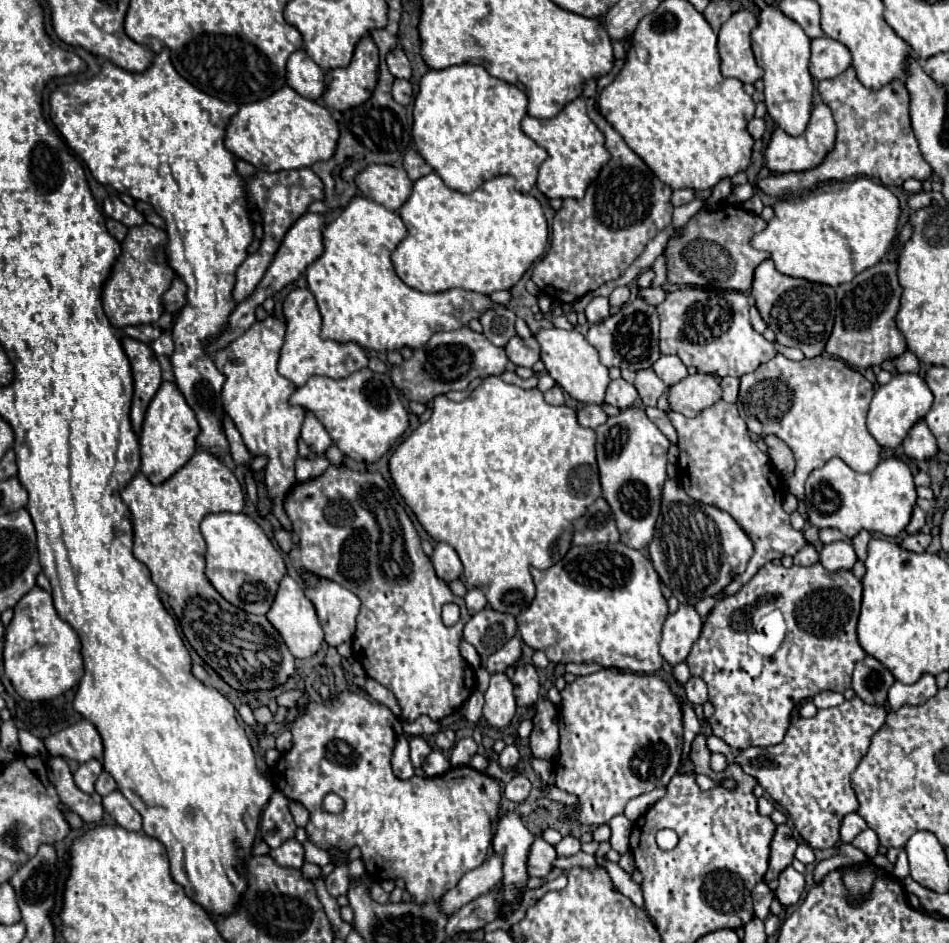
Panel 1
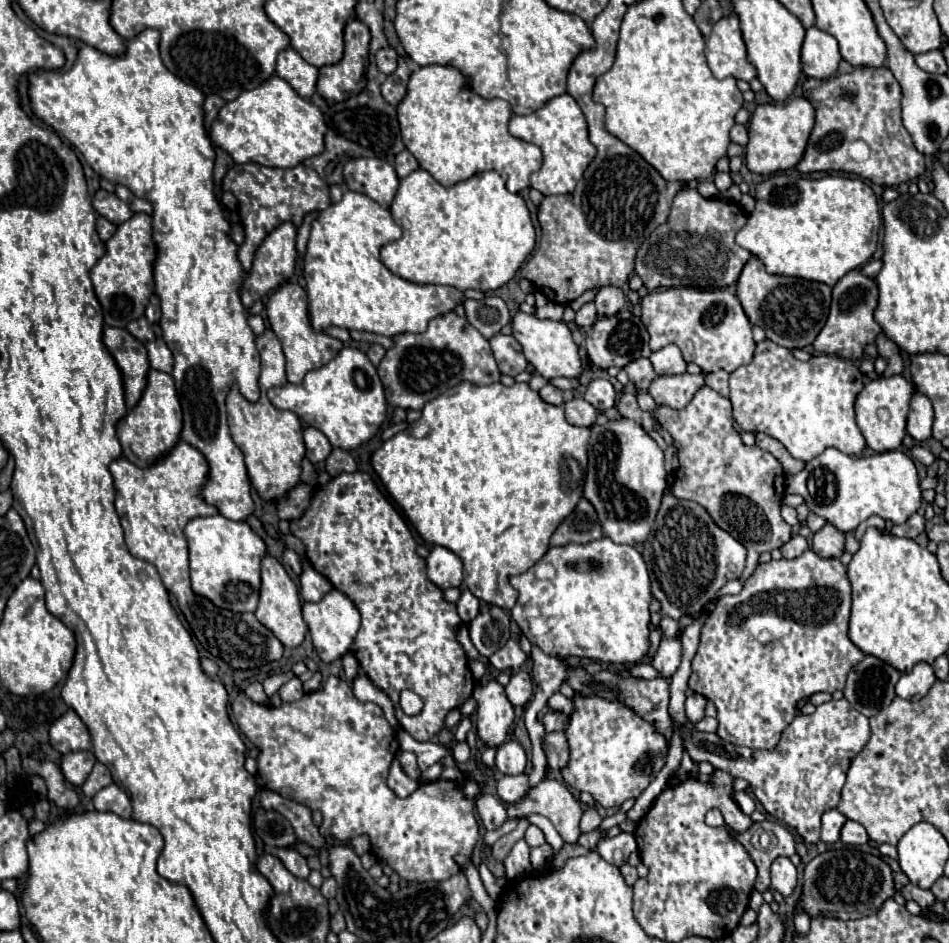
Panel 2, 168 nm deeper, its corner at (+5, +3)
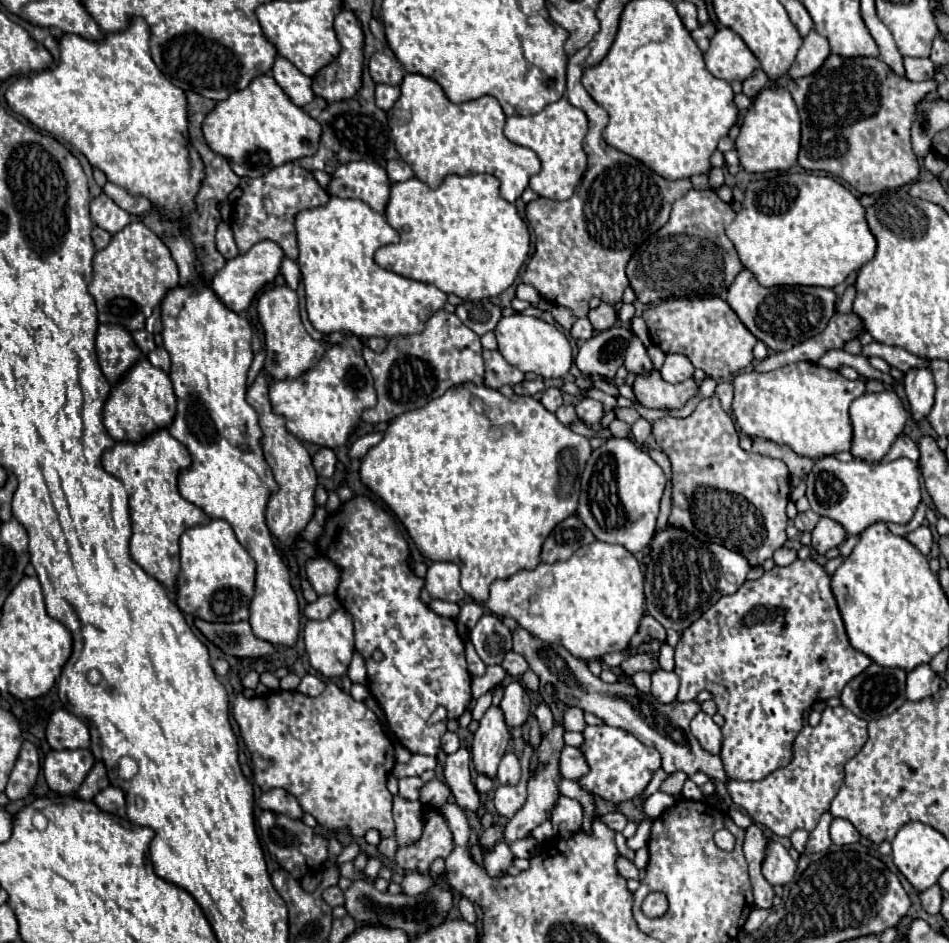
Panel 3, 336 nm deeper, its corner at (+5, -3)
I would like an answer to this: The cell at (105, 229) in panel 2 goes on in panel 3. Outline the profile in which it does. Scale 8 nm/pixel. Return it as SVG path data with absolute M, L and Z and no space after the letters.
M95 226L93 228L93 242L95 242L95 248L97 250L103 250L109 242L111 242L111 234L107 232L107 230L103 230L103 228L99 228L99 226Z

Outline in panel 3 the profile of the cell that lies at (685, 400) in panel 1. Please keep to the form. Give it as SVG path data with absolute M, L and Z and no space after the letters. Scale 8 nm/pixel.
M653 370L651 376L637 376L635 378L633 392L645 408L679 410L687 404L689 398L697 396L699 386L695 384L693 378L679 382L679 384L669 384L659 376L657 370Z

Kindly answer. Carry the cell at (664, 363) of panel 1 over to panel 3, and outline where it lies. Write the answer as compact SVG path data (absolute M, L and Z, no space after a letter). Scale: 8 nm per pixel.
M669 354L661 366L661 378L665 382L671 382L671 384L677 384L677 382L683 382L687 378L693 376L693 364L689 362L689 358L685 358L683 354Z

